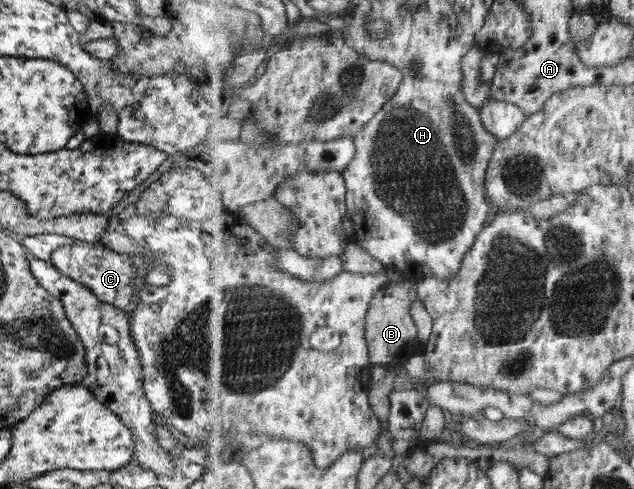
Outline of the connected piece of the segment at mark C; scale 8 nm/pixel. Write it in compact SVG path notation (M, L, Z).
M75 242L73 245L59 246L54 249L47 261L61 275L80 283L103 303L123 308L133 297L133 281L135 281L135 267L133 260L127 254L115 252L107 247L92 248L92 245L83 242Z

